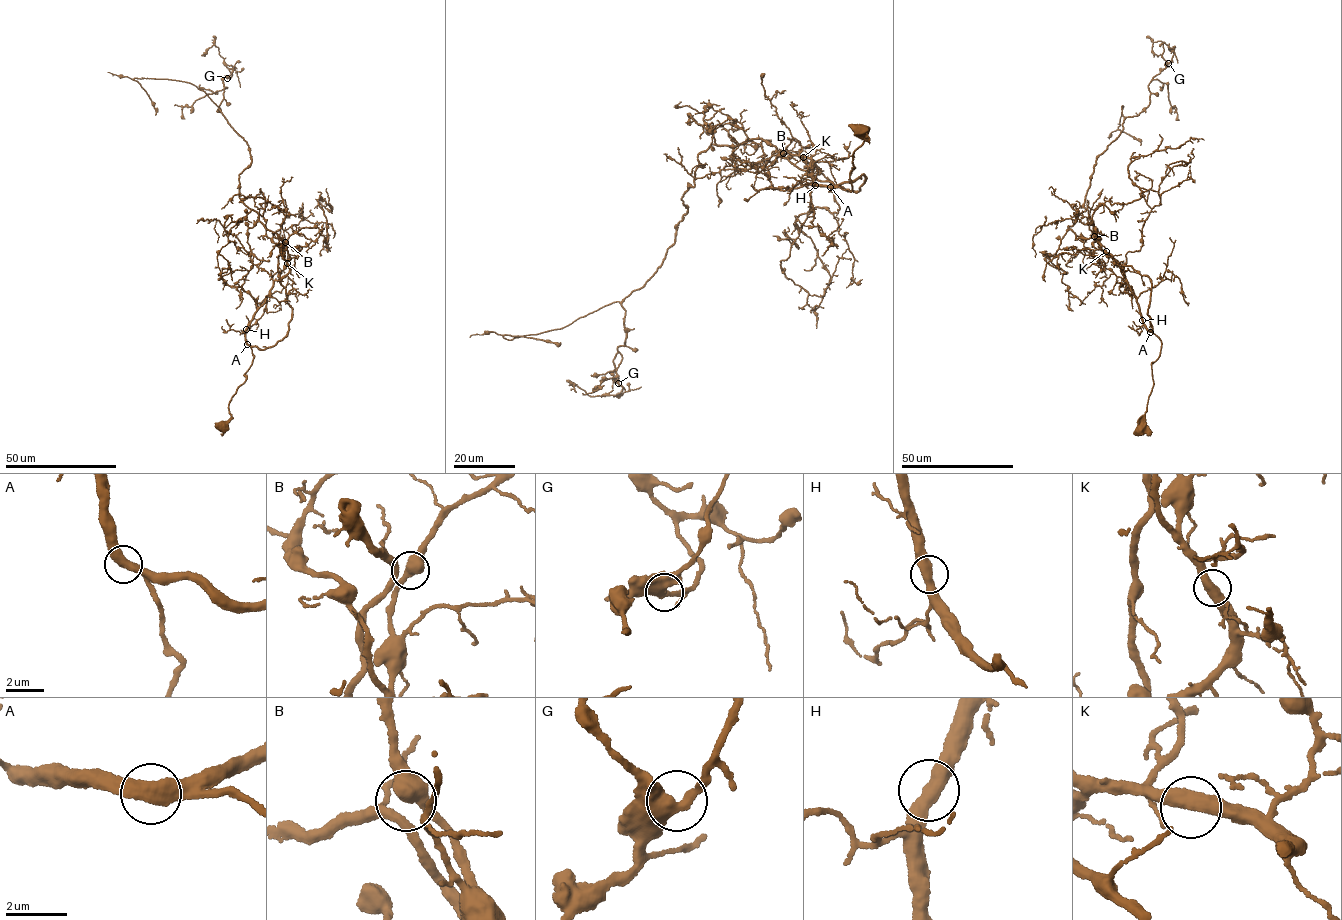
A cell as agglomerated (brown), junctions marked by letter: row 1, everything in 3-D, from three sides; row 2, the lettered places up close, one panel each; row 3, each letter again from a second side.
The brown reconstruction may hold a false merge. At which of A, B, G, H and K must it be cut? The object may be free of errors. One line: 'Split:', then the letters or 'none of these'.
Split: none of these

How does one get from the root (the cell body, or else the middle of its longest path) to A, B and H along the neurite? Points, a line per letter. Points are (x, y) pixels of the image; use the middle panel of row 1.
A: (861, 128), (863, 142), (851, 155), (852, 168), (855, 167), (849, 176), (852, 191), (830, 187)
B: (861, 128), (863, 142), (851, 155), (850, 192), (813, 186), (805, 173), (812, 160), (783, 153)
H: (861, 128), (863, 142), (851, 155), (852, 168), (855, 167), (849, 176), (852, 191), (815, 185)

